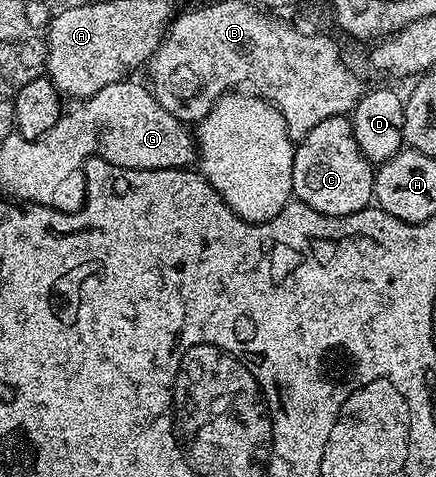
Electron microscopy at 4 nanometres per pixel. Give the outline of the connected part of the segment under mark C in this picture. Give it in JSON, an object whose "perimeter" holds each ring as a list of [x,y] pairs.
{"perimeter":[[[347,117],[322,120],[294,149],[292,193],[295,201],[326,216],[346,216],[369,209],[374,198],[374,166],[358,148],[354,128]]]}

